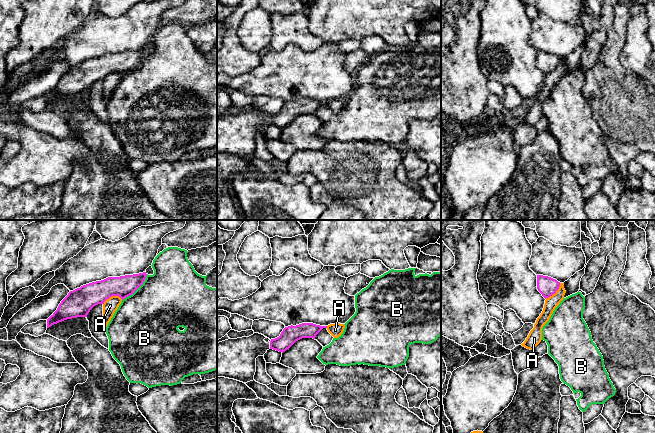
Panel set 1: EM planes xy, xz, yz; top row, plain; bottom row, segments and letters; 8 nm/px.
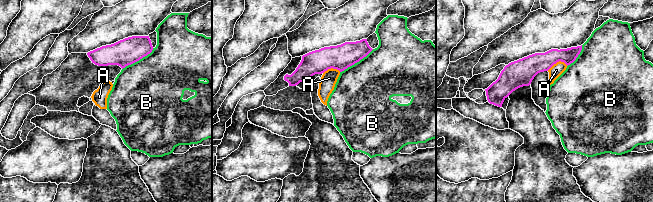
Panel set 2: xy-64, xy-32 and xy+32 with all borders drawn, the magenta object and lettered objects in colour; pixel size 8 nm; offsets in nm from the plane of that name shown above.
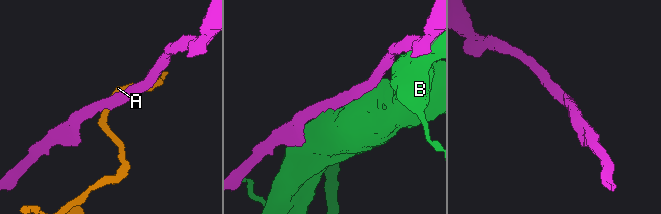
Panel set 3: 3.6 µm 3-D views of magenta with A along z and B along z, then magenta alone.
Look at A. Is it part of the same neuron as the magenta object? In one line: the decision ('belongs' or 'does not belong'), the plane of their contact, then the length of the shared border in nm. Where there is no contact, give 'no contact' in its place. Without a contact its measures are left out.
does not belong; meets magenta in xy; contact 170 nm long

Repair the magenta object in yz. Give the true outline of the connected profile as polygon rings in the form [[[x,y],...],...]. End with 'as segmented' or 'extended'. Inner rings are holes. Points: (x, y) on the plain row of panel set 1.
[[[537,51],[537,65],[546,75],[556,69],[560,63],[560,58],[548,52]]]; as segmented

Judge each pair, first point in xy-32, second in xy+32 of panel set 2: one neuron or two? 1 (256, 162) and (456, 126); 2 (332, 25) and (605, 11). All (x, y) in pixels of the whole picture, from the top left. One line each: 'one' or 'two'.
1: one
2: two

